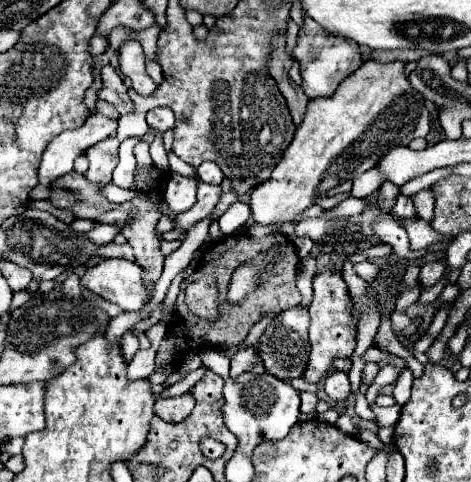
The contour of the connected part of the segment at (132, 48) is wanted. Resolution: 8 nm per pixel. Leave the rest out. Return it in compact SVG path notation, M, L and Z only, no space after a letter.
M127 40L119 48L119 70L125 78L133 82L133 90L141 96L153 94L157 84L151 80L151 76L145 70L145 56L141 42Z

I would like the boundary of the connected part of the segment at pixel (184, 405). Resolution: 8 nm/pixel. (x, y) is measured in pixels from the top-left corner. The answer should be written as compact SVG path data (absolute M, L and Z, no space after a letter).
M191 392L175 398L159 398L155 402L155 414L167 422L179 422L191 414L195 408L195 398Z

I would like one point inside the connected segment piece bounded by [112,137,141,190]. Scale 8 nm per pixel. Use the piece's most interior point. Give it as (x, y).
(123, 175)

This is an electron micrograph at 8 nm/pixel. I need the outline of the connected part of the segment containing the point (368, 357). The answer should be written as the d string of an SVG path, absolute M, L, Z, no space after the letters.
M371 346L363 356L365 362L389 362L389 364L395 364L399 368L405 368L405 360L401 360L399 356L393 356L393 354L383 352L377 347Z

